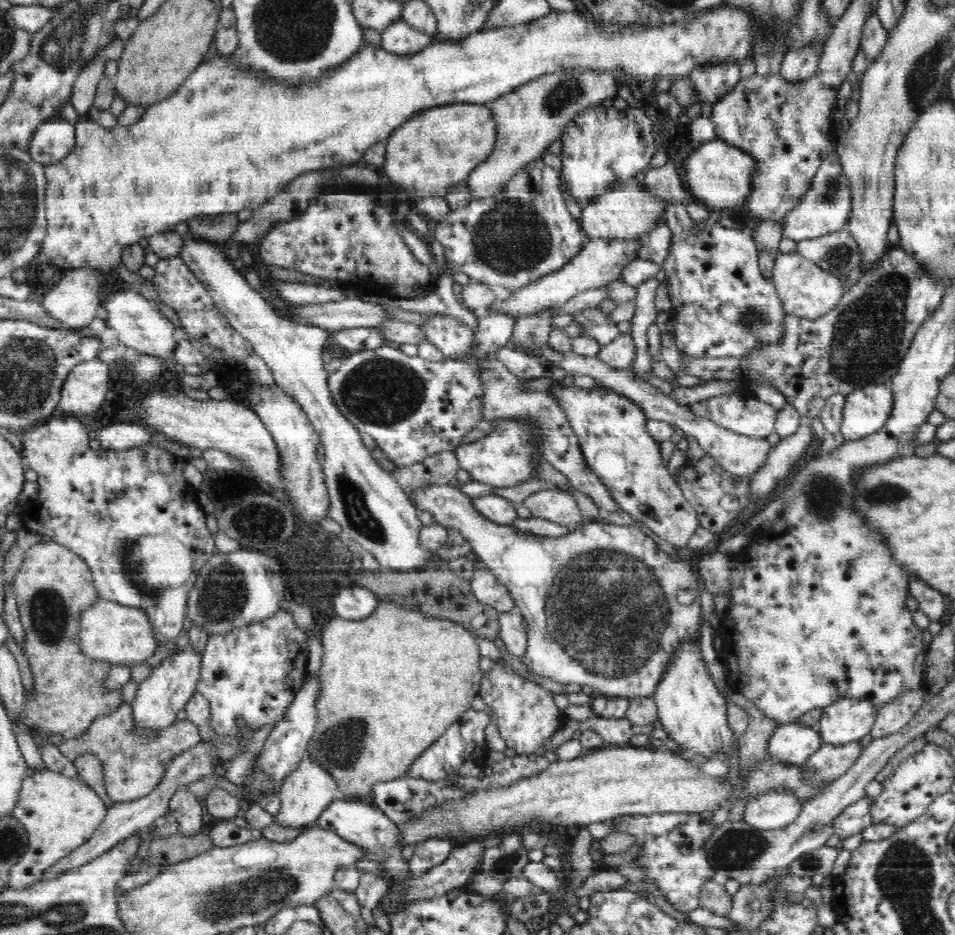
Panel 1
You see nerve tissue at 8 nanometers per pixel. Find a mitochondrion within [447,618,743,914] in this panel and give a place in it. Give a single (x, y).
(508, 860)

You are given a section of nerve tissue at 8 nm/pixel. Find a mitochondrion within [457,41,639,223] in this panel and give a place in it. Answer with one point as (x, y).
(566, 90)

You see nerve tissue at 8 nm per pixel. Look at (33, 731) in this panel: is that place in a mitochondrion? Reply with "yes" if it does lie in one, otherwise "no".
no

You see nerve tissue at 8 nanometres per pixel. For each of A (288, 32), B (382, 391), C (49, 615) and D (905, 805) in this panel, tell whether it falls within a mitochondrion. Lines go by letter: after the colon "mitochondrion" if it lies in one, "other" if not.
A: mitochondrion
B: mitochondrion
C: mitochondrion
D: other

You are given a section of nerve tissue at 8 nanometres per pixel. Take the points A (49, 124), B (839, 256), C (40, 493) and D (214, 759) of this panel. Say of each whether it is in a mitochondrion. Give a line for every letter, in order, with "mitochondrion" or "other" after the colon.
A: other
B: mitochondrion
C: other
D: mitochondrion

